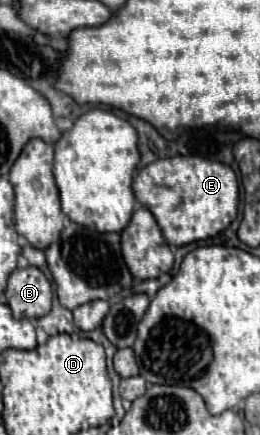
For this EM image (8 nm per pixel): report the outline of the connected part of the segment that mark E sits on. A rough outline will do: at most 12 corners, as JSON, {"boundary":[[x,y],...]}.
{"boundary":[[161,158],[133,180],[173,246],[237,216],[233,168]]}

